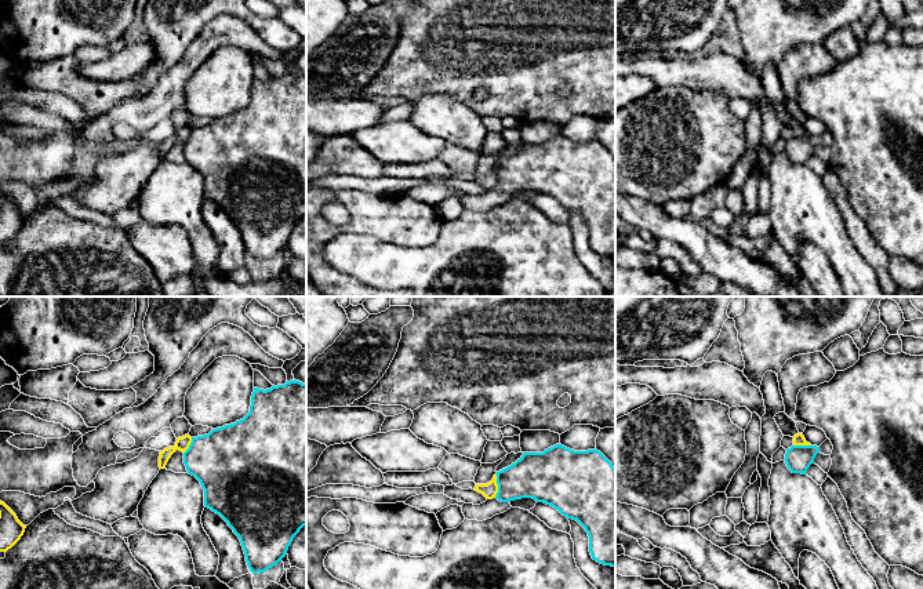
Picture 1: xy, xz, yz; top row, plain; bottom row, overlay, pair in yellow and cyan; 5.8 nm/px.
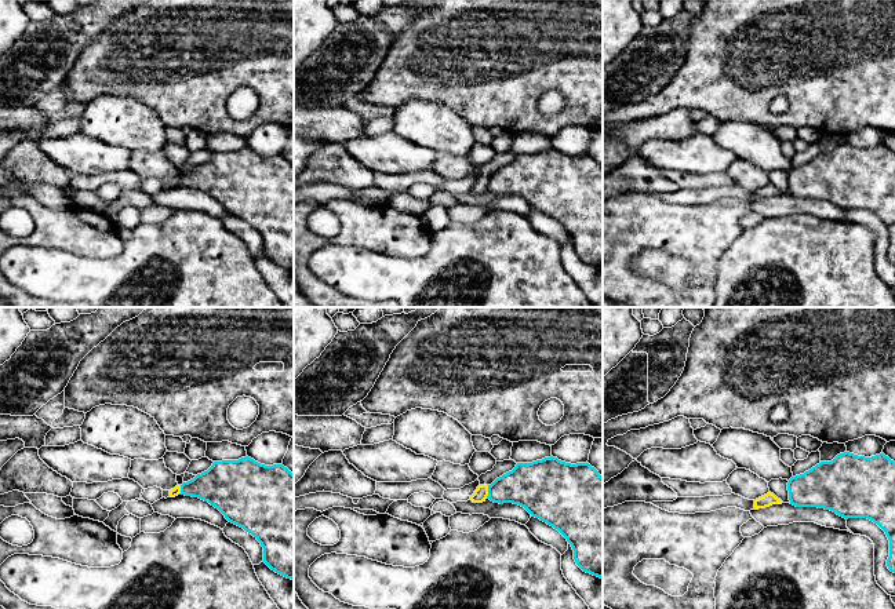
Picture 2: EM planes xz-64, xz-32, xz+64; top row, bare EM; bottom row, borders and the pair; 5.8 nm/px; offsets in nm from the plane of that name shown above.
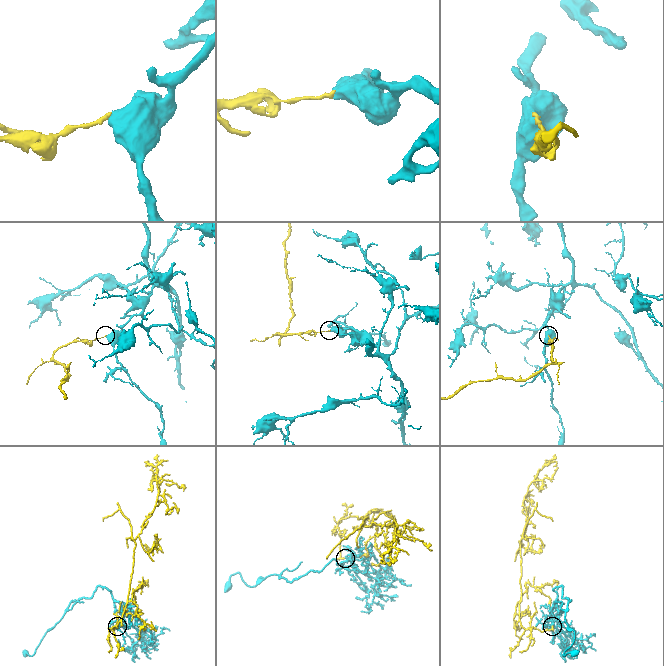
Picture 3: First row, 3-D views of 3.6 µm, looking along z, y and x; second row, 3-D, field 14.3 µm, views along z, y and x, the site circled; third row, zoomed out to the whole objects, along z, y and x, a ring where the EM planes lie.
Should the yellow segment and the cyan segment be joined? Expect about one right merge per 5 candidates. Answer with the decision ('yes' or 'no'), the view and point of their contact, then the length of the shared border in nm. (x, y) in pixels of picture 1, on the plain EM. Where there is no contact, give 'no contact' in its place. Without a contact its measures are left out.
no | xz (497, 177) | 140 nm

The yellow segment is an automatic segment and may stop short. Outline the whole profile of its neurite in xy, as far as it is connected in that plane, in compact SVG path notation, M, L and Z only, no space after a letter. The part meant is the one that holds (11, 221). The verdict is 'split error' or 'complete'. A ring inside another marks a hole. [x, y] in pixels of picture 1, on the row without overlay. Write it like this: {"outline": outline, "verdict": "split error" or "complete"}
{"outline": "M0 192L0 243L11 240L21 230L25 219L17 206Z", "verdict": "complete"}

